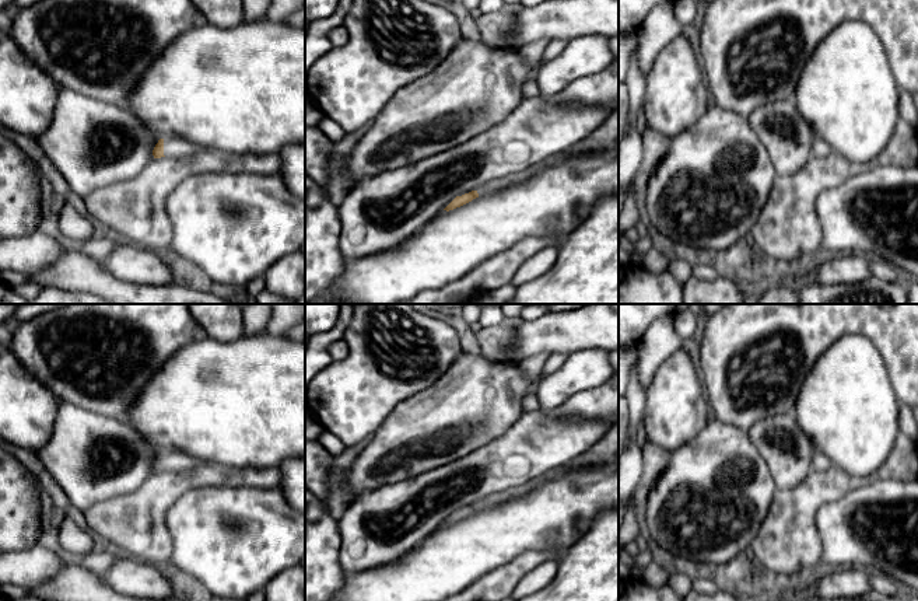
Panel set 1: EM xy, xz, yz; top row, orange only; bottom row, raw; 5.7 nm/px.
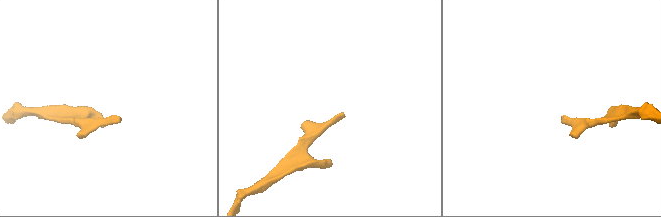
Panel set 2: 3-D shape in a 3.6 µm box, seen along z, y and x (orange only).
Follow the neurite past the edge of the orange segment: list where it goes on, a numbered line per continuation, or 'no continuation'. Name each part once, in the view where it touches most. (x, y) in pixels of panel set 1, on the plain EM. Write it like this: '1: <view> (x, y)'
1: xy (174, 460)

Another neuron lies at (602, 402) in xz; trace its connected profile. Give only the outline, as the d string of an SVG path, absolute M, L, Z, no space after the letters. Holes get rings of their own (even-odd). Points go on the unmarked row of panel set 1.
M619 373L600 387L581 391L550 412L557 419L606 419L619 423Z

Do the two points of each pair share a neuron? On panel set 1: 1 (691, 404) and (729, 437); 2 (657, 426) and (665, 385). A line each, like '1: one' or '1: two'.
1: two
2: one

